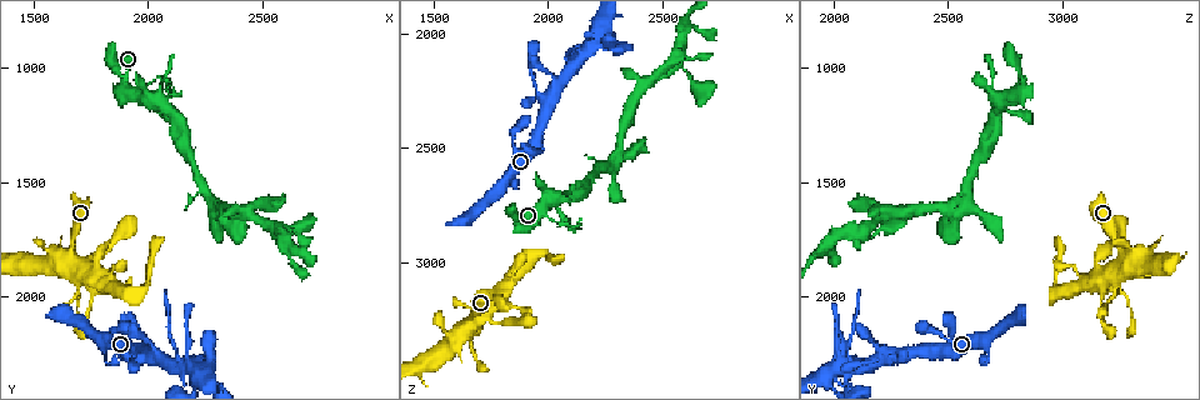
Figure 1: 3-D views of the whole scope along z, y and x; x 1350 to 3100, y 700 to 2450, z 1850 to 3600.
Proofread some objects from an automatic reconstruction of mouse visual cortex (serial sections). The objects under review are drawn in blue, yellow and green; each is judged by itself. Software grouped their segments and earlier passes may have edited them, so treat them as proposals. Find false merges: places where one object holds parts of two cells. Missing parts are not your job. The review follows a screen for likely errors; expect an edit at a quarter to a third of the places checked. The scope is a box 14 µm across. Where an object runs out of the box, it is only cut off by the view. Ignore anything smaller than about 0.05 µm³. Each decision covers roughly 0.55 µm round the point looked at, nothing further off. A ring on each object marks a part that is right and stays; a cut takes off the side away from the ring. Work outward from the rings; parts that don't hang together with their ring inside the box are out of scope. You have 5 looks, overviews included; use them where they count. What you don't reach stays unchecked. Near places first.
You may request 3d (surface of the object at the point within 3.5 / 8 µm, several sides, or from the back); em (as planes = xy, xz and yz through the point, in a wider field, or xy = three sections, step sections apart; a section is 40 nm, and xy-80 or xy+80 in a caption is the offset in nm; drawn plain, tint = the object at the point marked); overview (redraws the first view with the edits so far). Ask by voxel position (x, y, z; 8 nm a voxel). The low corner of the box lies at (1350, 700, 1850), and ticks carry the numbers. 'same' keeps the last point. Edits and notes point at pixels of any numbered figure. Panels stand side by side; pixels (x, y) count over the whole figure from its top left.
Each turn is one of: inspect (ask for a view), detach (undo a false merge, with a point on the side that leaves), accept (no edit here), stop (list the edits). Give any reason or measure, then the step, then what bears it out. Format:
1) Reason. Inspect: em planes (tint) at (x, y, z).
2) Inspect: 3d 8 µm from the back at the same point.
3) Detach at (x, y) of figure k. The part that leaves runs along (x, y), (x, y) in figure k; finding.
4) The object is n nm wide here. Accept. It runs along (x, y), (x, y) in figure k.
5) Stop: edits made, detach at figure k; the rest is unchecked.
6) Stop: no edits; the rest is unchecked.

Sudden change in width. Inspect: 3d 3.5 µm at (1870, 1880, 3020).

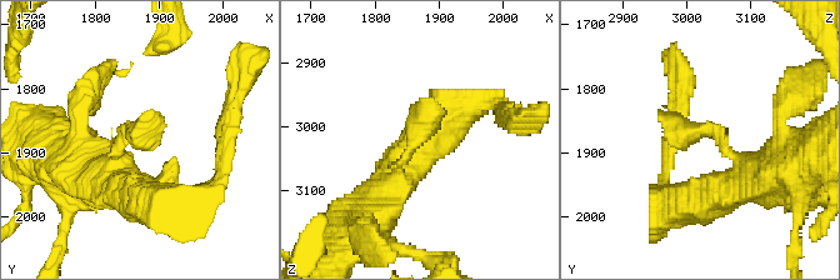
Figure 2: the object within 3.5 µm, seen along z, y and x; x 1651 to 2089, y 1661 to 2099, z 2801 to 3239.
Inspect: em xy step 5 (tint) at (1865, 1865, 3020).

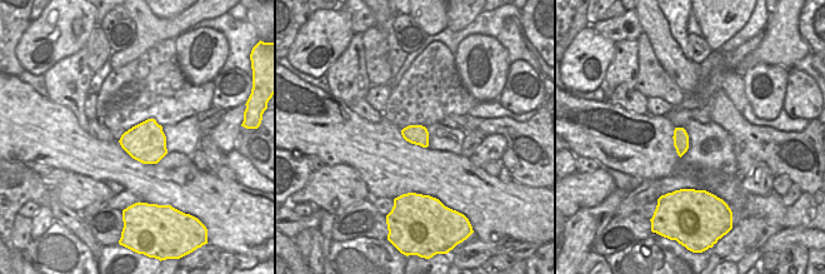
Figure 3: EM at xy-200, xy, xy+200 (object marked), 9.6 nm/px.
Accept. It runs along (749, 181), (714, 131), (663, 111) in figure 2; one cell here.

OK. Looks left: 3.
Sudden change in width. Inspect: 3d 3.5 µm at (1700, 1980, 3240).

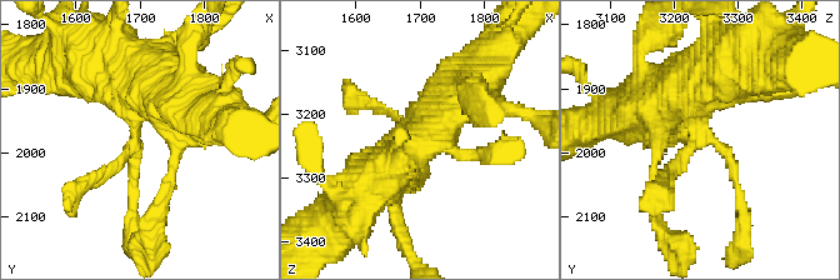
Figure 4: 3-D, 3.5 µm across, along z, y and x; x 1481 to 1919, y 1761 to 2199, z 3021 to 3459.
Inspect: em xy step 2 (tint) at (1695, 1980, 3240).

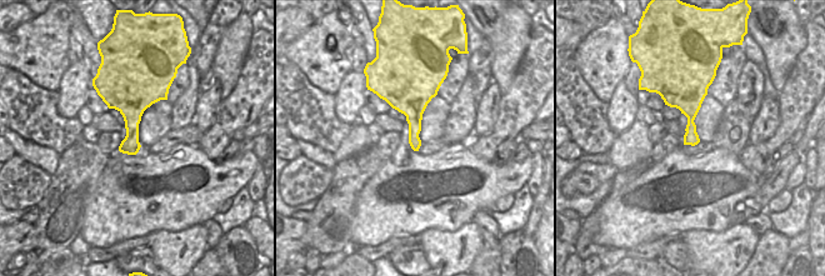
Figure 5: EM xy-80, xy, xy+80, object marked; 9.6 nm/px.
Accept. It runs along (710, 55), (698, 133), (730, 159), (740, 205) in figure 4; one cell here.

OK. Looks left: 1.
Stop: no edits; the rest is unchecked.

